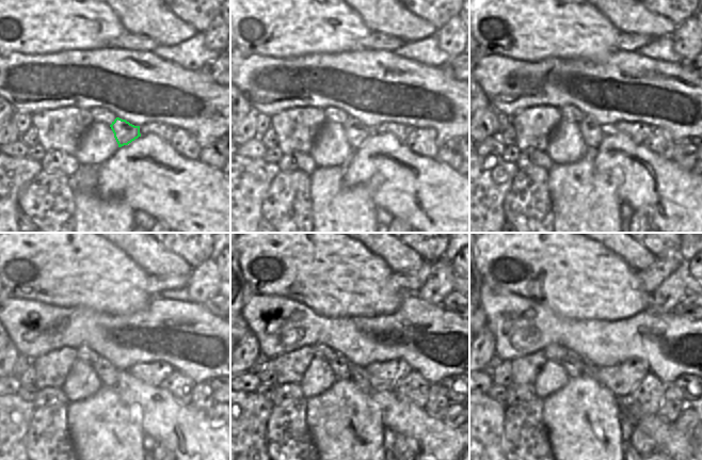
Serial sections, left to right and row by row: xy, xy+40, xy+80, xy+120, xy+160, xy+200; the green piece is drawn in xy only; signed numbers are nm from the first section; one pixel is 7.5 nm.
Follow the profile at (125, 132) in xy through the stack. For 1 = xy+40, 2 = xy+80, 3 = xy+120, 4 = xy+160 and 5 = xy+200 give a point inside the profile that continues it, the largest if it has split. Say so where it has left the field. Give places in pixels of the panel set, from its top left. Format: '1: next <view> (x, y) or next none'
1: next xy+40 (356, 132)
2: next xy+80 (592, 133)
3: next xy+120 (106, 371)
4: next xy+160 (339, 365)
5: next xy+200 (573, 364)

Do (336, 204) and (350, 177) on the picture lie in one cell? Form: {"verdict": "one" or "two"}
{"verdict": "two"}

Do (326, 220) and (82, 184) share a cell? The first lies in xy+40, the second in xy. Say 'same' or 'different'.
same

